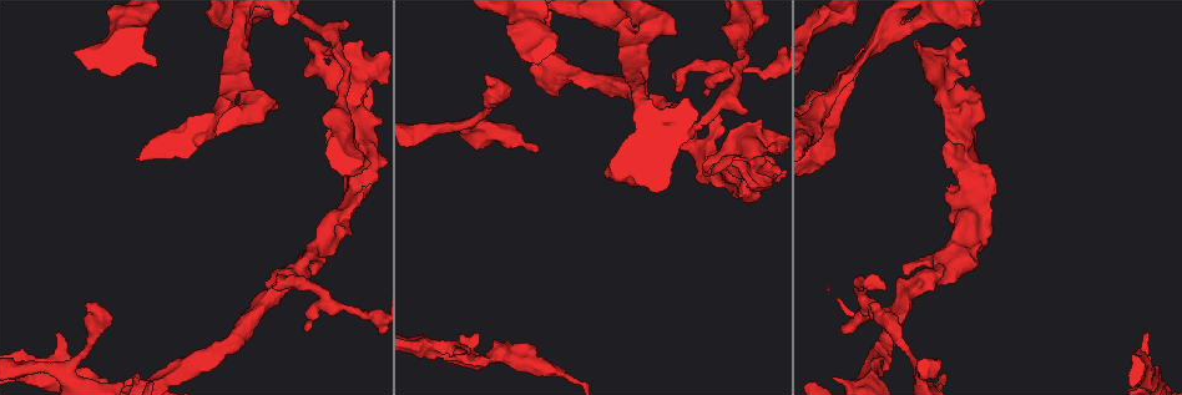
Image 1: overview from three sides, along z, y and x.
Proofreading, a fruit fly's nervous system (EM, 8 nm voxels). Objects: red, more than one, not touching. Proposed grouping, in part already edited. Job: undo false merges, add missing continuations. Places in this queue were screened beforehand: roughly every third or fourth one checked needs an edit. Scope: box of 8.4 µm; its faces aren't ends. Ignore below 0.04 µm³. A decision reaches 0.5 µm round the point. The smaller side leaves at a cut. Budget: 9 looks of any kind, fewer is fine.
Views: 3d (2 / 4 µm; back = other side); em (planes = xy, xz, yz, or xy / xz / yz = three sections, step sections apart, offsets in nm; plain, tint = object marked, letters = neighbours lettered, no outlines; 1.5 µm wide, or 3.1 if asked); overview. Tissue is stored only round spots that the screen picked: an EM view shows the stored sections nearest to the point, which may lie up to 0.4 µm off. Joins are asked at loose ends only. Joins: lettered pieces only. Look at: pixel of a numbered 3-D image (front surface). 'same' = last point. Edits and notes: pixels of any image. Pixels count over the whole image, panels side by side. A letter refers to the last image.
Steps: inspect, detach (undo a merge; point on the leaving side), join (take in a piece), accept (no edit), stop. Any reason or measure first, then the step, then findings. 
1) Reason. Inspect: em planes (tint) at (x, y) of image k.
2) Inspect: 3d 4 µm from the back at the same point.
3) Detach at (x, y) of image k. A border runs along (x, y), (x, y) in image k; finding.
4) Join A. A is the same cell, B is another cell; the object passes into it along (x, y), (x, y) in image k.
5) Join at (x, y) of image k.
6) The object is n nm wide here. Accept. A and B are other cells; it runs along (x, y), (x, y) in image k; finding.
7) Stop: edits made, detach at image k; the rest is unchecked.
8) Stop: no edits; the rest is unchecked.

Free end. Inspect: em planes (letters) at (536, 147) of image 1.

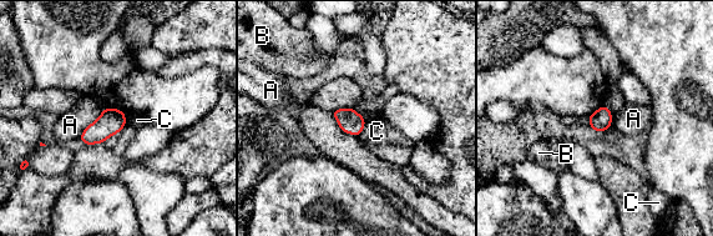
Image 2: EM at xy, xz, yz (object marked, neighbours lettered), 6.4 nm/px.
The object is 140 nm wide here. Accept. A, B and C are other cells; a border runs along (365, 120), (364, 127), (358, 136) in image 2; no lettered piece goes on from it.

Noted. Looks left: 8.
An open end. Inspect: 3d 4 µm from the back at (93, 302) of image 1.

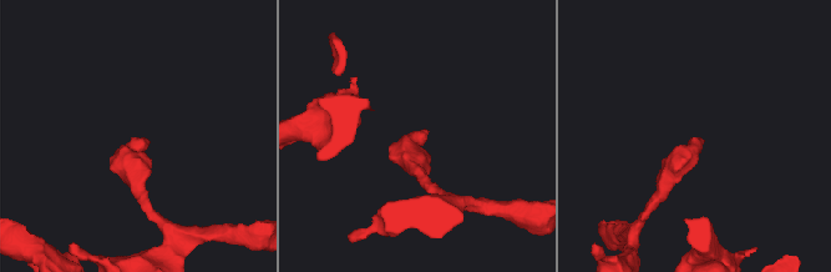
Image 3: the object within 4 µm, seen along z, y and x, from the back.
Inspect: em planes (letters) at (137, 140) of image 3.

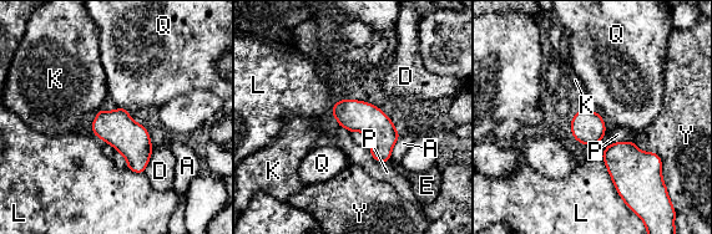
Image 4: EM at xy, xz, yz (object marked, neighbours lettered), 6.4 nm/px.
The object is 200 nm wide here; the longest contact is with L, 280 nm. Accept. A, D, E, K, L, P, Q and Y are other cells; none of them fits.

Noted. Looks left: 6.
An open end. Inspect: em planes (letters) at (622, 39) of image 1.

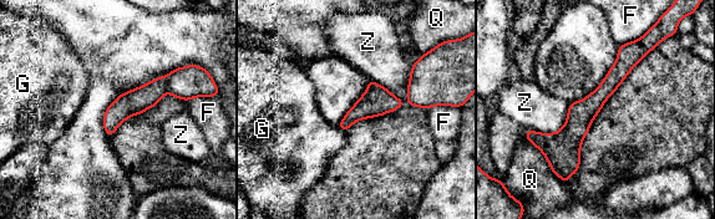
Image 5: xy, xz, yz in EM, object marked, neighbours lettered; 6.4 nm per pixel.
The longest contact is with Q, 440 nm. Detach at (136, 101) of image 5. F, G, Q and Z are other cells; the part that leaves runs along (633, 49), (581, 115), (558, 171) in image 5; two cells meet here.

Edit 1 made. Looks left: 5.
A narrow waist. Inspect: 3d 4 µm at (345, 305) of image 1.

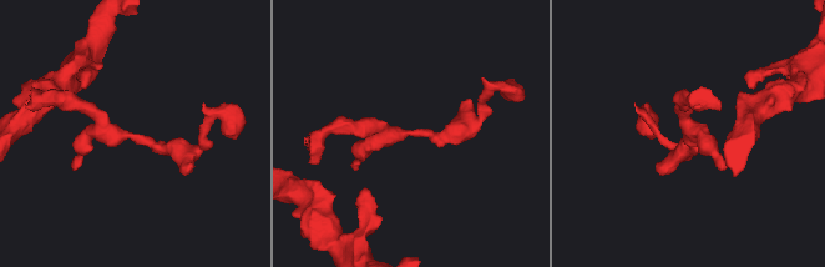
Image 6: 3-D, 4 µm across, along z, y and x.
Need the tissue. Inspect: em yz step 4 (plain) at (688, 135) of image 6.

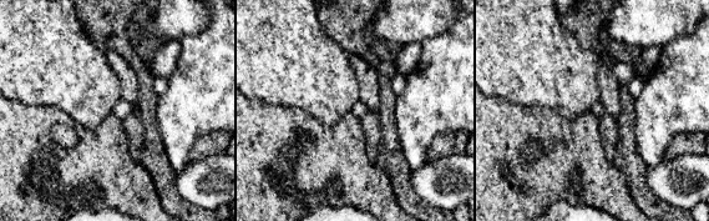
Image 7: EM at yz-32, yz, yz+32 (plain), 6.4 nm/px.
Inspect: em yz step 4 (letters) at the same point.

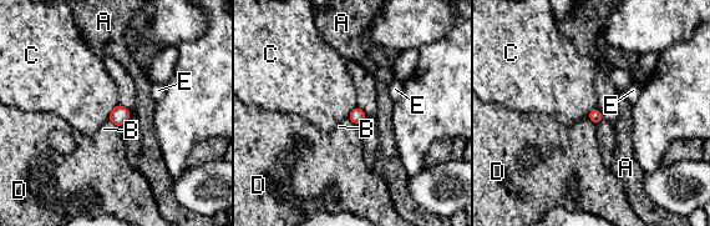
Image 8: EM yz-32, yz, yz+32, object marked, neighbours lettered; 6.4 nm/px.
Accept. A, B, C, D and E are other cells; a border runs along (117, 103), (107, 119) in image 8; continuous, no second cell.

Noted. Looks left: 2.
Stop: edits made, detach at image 5; the rest is unchecked.

